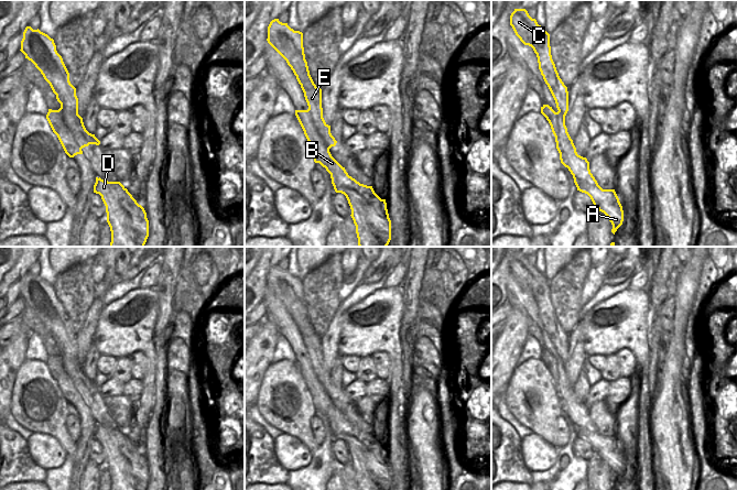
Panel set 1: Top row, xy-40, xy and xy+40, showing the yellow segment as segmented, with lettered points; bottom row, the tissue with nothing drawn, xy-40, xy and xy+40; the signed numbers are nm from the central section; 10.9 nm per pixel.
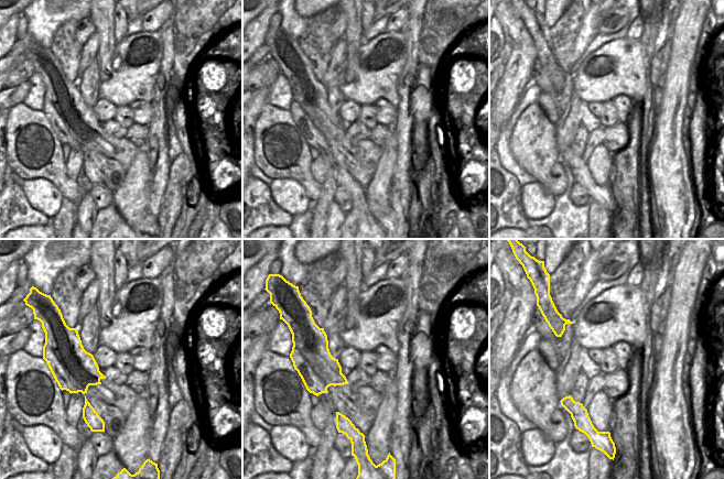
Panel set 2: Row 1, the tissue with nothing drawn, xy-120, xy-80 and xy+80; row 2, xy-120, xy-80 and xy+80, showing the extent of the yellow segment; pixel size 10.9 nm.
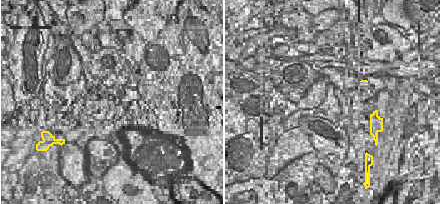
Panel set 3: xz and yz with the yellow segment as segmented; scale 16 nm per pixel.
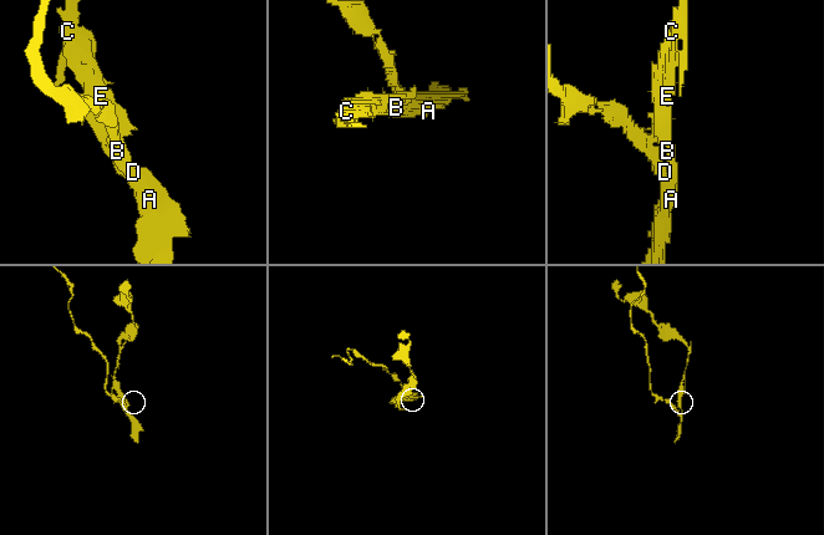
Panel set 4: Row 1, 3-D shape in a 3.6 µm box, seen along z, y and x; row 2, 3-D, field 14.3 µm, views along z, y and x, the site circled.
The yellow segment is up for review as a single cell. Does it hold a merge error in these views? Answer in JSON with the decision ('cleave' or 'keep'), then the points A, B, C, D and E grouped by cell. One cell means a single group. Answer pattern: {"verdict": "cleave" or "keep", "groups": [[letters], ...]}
{"verdict": "cleave", "groups": [["A", "B", "C", "E"], ["D"]]}

